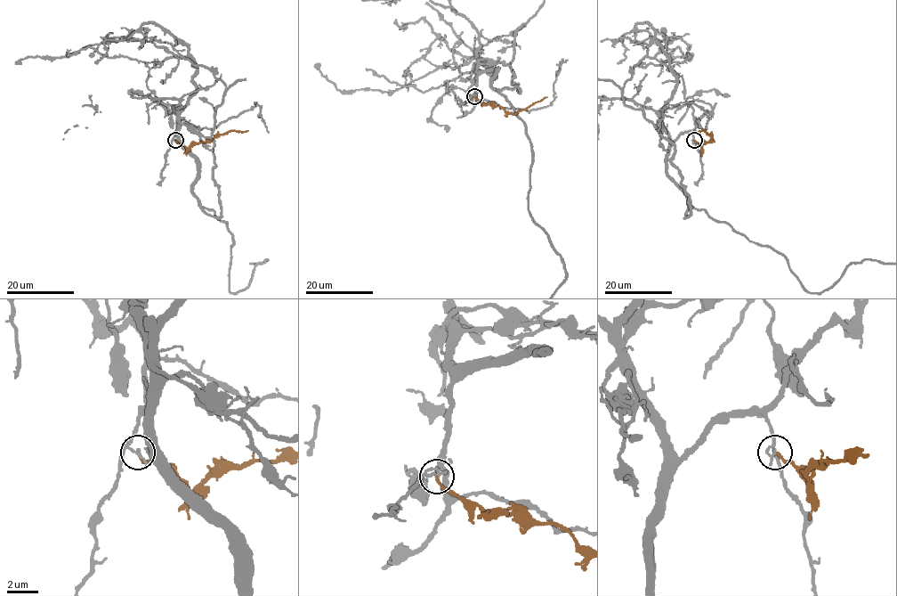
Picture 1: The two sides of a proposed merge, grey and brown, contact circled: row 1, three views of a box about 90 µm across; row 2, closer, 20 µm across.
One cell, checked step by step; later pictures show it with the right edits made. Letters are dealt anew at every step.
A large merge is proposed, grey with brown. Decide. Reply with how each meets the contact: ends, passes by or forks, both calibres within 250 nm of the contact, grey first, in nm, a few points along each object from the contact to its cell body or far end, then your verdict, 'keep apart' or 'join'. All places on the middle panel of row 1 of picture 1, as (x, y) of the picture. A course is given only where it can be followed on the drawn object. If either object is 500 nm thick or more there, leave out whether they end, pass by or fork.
grey ends | brown ends | 180/170 nm | grey via (474, 96), (477, 77), (496, 69), (492, 85), (529, 138), (529, 215), (565, 267), (565, 281) | brown via (474, 96), (485, 103), (501, 106), (513, 114), (547, 97) | keep apart

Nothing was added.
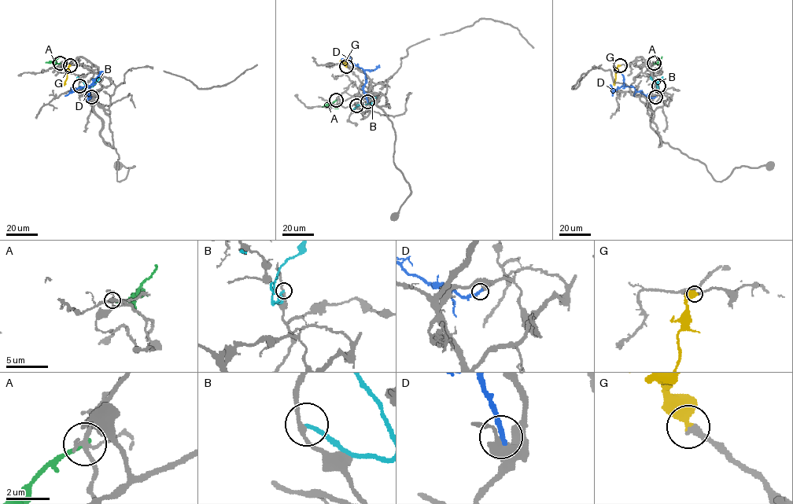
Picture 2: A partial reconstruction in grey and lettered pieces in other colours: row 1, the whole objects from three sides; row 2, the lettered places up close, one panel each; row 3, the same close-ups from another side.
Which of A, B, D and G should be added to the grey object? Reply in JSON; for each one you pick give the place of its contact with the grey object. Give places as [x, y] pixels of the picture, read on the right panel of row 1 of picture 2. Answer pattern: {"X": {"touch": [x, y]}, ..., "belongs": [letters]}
{"G": {"touch": [620, 65]}, "belongs": ["G"]}

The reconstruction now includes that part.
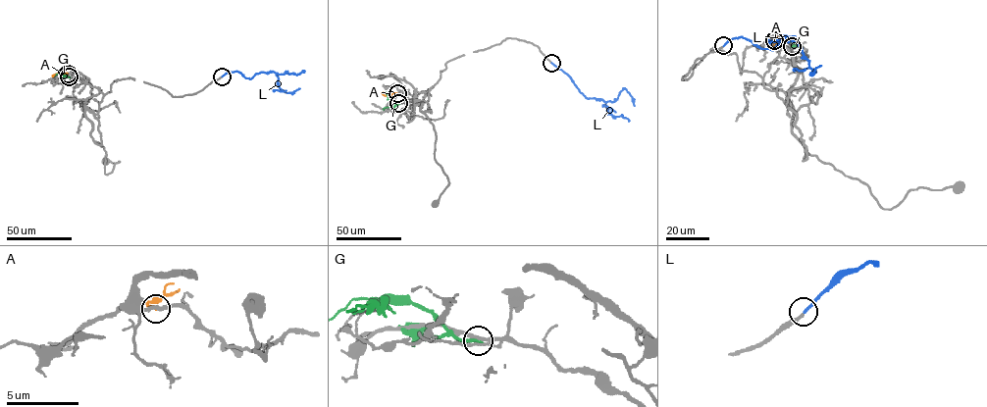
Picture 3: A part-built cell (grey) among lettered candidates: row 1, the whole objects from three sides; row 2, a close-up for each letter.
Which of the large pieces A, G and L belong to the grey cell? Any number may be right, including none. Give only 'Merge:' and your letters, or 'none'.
Merge: L

